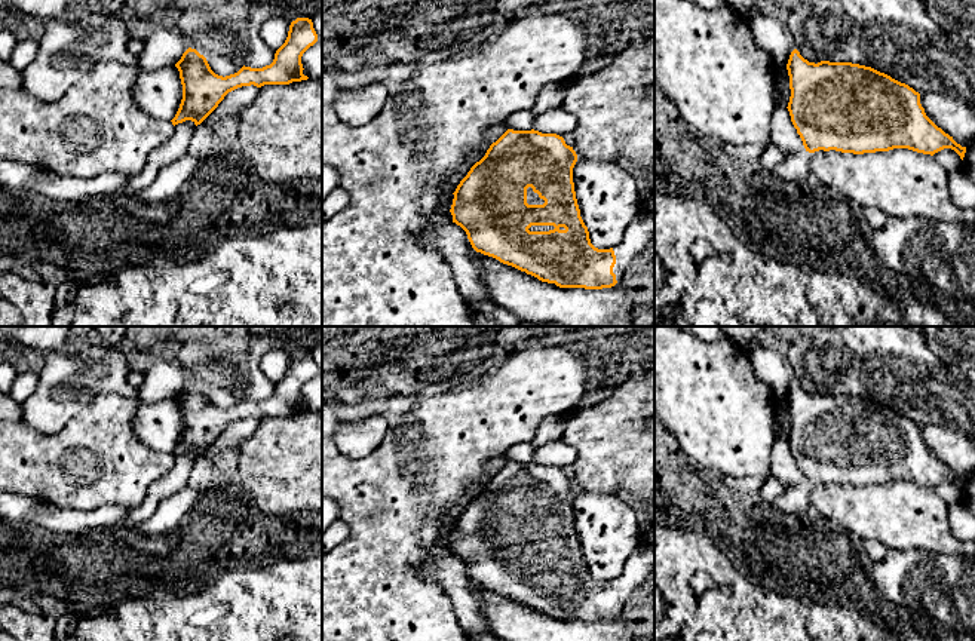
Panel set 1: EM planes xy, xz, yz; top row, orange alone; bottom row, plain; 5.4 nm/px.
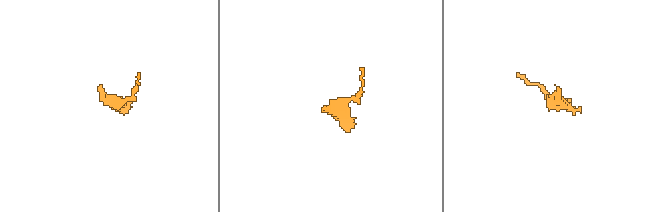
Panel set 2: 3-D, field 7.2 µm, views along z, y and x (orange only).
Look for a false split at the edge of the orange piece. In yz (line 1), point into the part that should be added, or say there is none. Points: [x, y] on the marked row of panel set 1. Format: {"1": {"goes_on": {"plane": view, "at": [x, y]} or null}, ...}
{"1": {"goes_on": {"plane": "yz", "at": [794, 169]}}}

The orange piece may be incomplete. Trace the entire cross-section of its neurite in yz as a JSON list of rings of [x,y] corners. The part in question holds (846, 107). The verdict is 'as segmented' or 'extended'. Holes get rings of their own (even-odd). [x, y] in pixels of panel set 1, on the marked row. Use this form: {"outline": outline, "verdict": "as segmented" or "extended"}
{"outline": [[[797,49],[791,52],[787,70],[791,89],[787,108],[803,147],[772,169],[775,180],[804,184],[810,177],[812,154],[819,150],[864,154],[908,148],[933,156],[944,148],[951,148],[963,160],[966,147],[957,144],[926,116],[920,93],[908,85],[859,64],[809,62]]], "verdict": "extended"}

